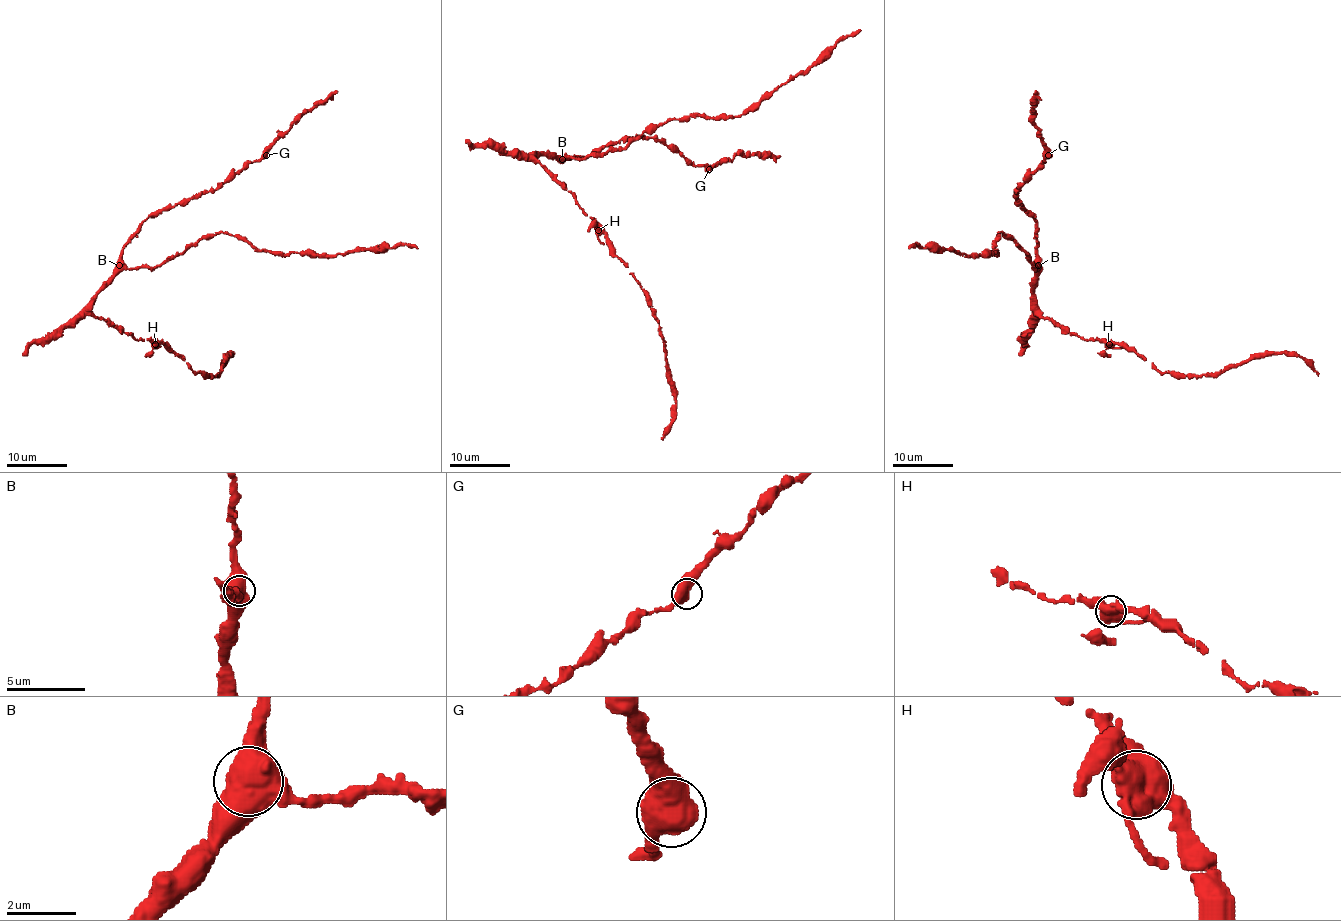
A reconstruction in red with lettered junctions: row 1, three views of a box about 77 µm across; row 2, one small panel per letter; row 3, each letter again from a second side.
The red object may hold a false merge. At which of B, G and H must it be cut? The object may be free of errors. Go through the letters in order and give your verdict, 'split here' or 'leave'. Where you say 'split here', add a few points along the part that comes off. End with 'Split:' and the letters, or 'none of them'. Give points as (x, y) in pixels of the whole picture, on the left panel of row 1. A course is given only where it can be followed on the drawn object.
B: leave
G: leave
H: split here; foreign part runs (156, 344), (145, 356)
Split: H

